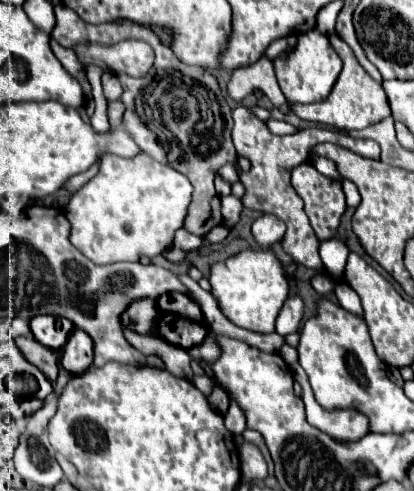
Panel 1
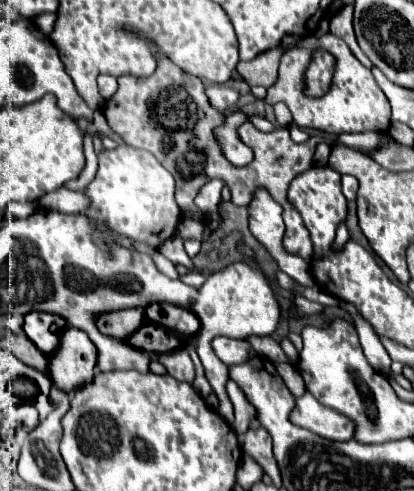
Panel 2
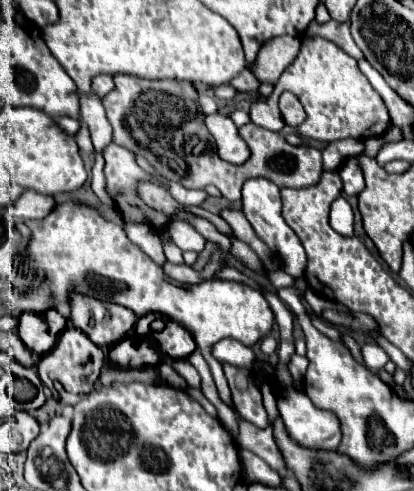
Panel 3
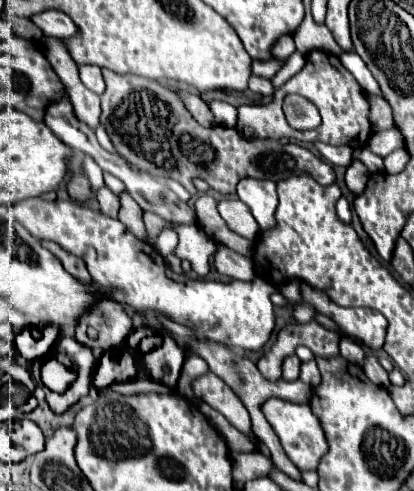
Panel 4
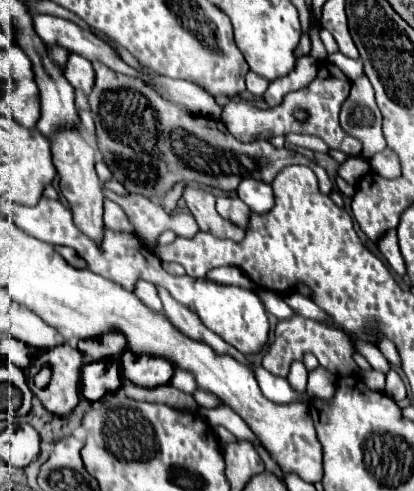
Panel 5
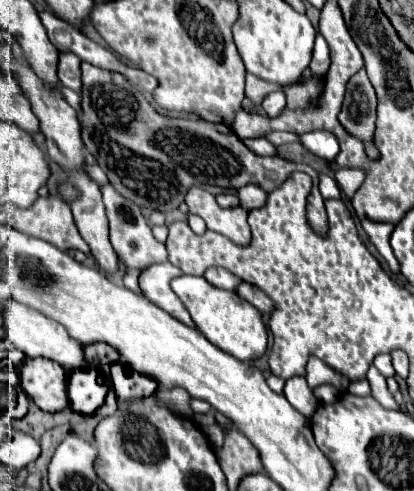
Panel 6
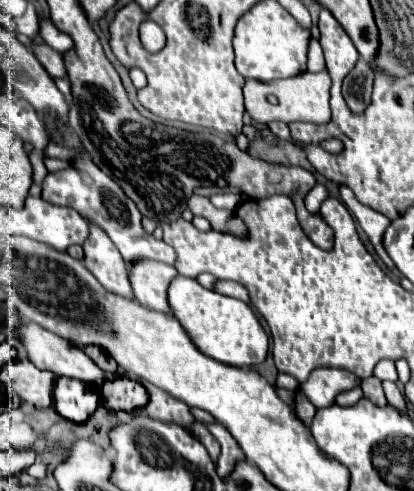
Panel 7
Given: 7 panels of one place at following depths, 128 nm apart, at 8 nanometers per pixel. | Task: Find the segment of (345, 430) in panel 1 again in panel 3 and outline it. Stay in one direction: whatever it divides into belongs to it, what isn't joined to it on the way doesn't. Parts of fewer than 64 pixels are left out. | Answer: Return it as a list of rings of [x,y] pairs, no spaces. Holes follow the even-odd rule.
[[[294,388],[278,396],[278,412],[288,436],[310,450],[336,450],[340,444],[340,424],[332,412],[316,408],[304,392]]]

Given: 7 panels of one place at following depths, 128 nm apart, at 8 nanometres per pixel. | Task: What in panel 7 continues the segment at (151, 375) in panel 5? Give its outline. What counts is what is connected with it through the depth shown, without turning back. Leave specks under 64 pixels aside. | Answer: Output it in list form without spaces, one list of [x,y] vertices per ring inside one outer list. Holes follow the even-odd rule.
[[[118,376],[112,382],[104,384],[102,392],[102,406],[112,412],[134,412],[148,402],[144,386],[124,376]]]

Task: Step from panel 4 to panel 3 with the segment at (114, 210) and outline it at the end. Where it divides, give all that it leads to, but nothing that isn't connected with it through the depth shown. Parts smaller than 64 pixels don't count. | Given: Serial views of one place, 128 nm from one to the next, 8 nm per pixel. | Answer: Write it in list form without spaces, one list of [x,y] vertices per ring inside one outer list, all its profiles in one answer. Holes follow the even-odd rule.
[[[96,152],[96,164],[92,168],[92,190],[98,196],[98,200],[110,208],[114,208],[114,200],[106,190],[106,176],[104,176],[104,158],[100,152]]]

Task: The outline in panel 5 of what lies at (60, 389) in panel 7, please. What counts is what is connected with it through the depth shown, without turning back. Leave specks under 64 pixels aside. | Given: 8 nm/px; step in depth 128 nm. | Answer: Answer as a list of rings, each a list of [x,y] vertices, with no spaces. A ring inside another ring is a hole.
[[[100,362],[100,364],[86,364],[82,368],[82,396],[90,402],[104,398],[108,392],[114,392],[120,386],[120,368],[118,362]]]

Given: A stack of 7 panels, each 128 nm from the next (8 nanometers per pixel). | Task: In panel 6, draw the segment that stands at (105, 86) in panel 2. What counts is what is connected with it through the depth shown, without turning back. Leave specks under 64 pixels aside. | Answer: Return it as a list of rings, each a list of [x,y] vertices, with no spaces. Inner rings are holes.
[[[60,52],[58,58],[58,80],[62,86],[68,86],[80,92],[80,58],[72,52]]]

